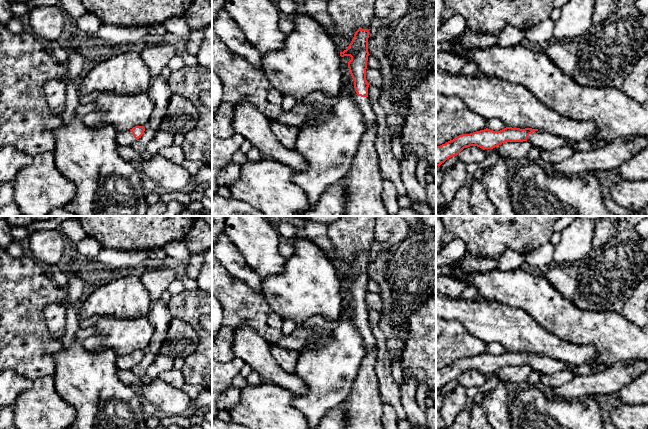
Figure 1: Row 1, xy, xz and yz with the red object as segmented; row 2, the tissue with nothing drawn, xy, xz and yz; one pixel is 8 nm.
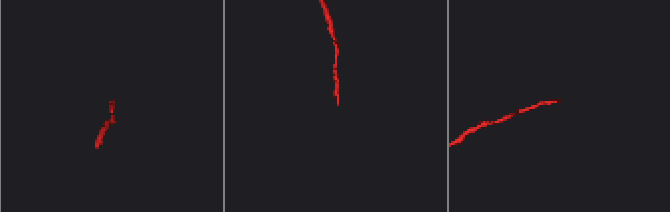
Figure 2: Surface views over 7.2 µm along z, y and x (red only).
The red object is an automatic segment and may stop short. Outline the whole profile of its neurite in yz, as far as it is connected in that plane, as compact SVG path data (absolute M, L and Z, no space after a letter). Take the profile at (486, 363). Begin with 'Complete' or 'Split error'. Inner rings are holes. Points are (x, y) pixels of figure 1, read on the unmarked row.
Split error. M506 351L500 355L488 352L470 358L462 358L436 370L436 390L440 390L447 383L457 380L464 372L477 370L485 373L493 373L505 366L529 365L541 374L553 374L563 370L570 371L573 376L599 373L605 369L603 365L572 367L563 361L558 361L546 355L532 352Z

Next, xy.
Split error. M135 350L128 355L118 356L117 367L120 370L131 370L136 364L141 362L144 355L144 350Z

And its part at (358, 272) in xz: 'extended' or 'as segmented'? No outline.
extended

